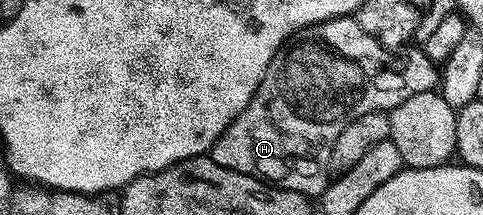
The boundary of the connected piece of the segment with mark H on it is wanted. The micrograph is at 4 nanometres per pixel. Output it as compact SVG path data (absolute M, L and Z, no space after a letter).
M353 16L334 17L330 21L321 21L319 25L310 25L307 29L297 30L294 36L279 49L278 54L272 59L272 63L268 63L268 71L264 71L264 75L260 79L260 87L256 87L256 95L252 95L248 107L244 107L244 111L240 111L237 119L220 135L217 143L210 148L208 156L216 163L220 163L220 167L228 167L232 171L240 171L249 177L257 177L259 181L277 185L280 189L291 189L297 193L303 193L304 196L311 199L321 198L328 184L330 148L336 139L336 135L340 135L340 131L344 131L344 127L348 127L348 123L352 123L352 119L360 119L360 115L392 110L400 103L404 103L404 99L412 99L412 95L431 92L439 84L440 69L436 62L421 48L409 49L407 48L405 51L391 51L387 49L374 39L372 35L366 34L358 26L358 22Z

